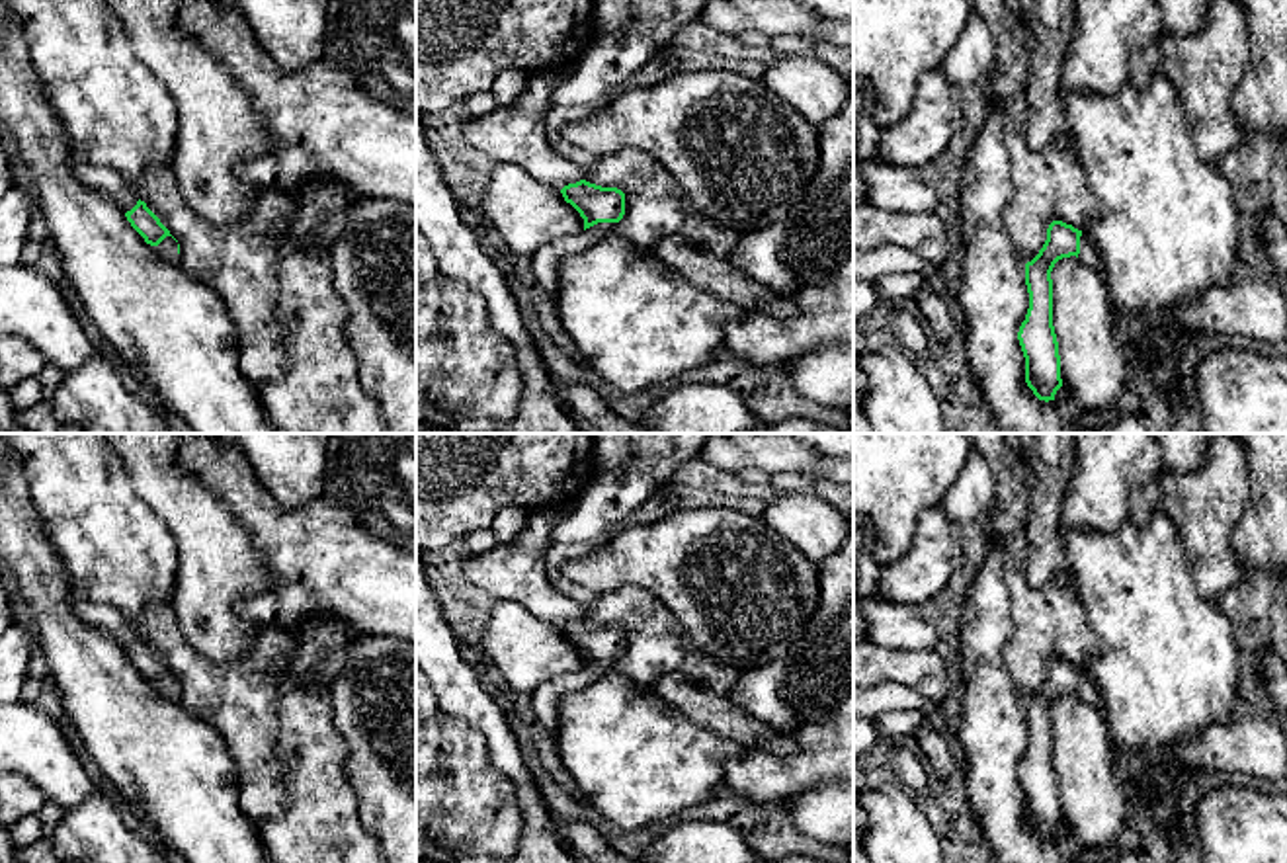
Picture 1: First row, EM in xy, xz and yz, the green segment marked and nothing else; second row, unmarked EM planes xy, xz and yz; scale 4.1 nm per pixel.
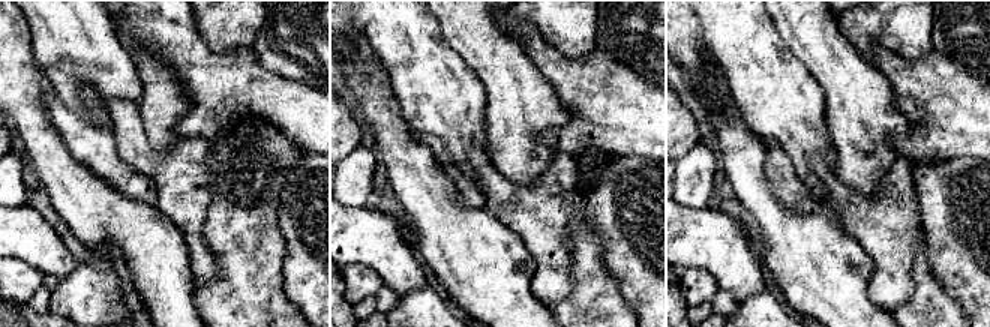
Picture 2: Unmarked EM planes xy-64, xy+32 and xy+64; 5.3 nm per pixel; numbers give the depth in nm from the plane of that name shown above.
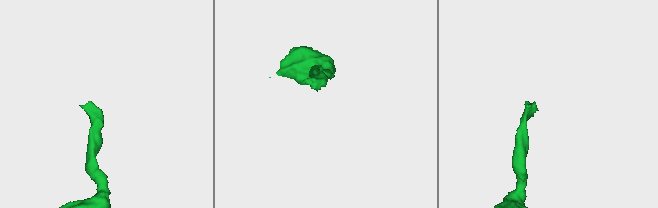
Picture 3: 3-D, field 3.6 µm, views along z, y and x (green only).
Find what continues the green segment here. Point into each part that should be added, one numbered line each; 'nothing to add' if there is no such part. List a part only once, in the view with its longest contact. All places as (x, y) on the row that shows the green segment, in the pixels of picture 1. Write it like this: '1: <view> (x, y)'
1: xy (106, 180)
2: xy (168, 246)

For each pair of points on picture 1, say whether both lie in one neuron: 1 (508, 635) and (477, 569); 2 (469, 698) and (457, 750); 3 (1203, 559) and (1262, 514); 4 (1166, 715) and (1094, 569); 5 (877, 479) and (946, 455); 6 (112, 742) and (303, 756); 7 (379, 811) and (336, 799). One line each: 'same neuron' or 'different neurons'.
1: different neurons
2: different neurons
3: different neurons
4: same neuron
5: same neuron
6: different neurons
7: different neurons

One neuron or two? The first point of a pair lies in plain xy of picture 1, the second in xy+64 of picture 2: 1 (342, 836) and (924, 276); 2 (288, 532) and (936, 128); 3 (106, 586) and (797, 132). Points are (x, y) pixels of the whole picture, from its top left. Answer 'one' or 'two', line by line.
1: one
2: one
3: one

